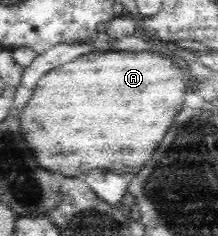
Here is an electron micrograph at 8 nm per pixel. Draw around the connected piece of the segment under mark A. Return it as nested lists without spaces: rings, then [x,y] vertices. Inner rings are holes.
[[[154,49],[152,51],[138,51],[138,53],[134,53],[134,51],[92,51],[91,53],[88,53],[87,55],[82,55],[81,57],[78,57],[77,59],[72,60],[70,63],[65,63],[64,65],[61,65],[60,67],[57,67],[56,69],[50,70],[40,81],[38,82],[38,85],[36,86],[36,89],[34,90],[34,93],[32,94],[32,97],[27,101],[26,105],[23,107],[24,113],[22,113],[22,128],[21,132],[24,133],[24,137],[26,137],[26,143],[28,143],[28,147],[34,151],[34,157],[36,157],[36,161],[44,167],[44,169],[50,169],[50,171],[58,171],[58,173],[62,173],[64,177],[76,177],[76,175],[80,175],[80,173],[88,173],[88,171],[92,171],[92,169],[106,169],[106,171],[112,171],[112,173],[138,173],[140,171],[140,167],[144,167],[144,163],[148,163],[150,159],[152,159],[152,155],[154,155],[154,151],[158,149],[158,145],[160,145],[160,141],[164,139],[164,135],[168,133],[168,129],[170,129],[170,125],[174,123],[174,117],[182,111],[185,107],[184,102],[184,93],[187,93],[189,91],[188,89],[188,83],[190,79],[187,77],[187,68],[184,67],[178,67],[178,63],[174,63],[174,61],[170,61],[166,55],[162,55],[162,53],[158,53],[157,50]],[[92,83],[100,83],[100,87],[96,87],[96,89],[90,89],[90,85]]]

